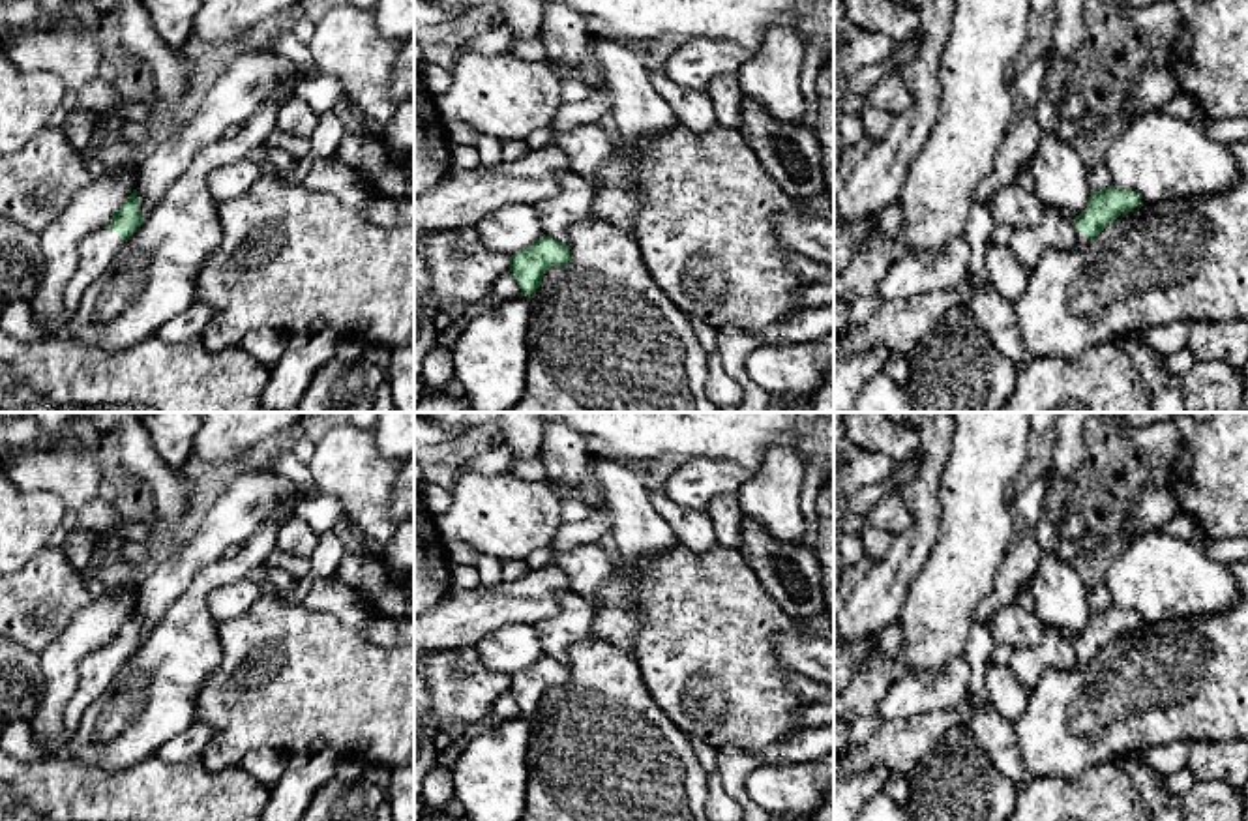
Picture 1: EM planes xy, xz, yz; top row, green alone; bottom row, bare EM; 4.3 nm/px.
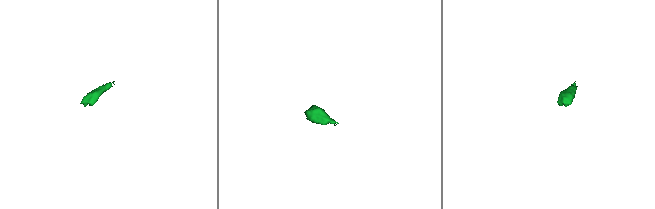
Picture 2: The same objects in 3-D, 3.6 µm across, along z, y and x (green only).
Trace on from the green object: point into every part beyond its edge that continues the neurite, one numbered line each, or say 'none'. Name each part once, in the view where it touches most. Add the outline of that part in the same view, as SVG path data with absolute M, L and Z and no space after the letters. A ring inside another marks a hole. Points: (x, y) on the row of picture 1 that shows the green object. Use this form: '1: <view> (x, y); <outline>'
1: xy (96, 250); M97 229L84 236L79 244L79 266L66 285L62 298L62 313L52 326L66 330L67 321L77 311L88 285L99 277L111 264L124 238L112 229Z

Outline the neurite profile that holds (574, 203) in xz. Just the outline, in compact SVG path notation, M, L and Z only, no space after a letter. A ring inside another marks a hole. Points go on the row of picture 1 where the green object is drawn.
M570 172L560 180L560 193L534 204L545 236L566 244L575 223L592 219L596 187L583 176Z

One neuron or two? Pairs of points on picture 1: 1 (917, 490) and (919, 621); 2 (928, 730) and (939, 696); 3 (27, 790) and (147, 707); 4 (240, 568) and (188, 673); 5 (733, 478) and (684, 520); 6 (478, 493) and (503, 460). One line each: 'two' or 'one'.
1: two
2: two
3: two
4: one
5: two
6: two

